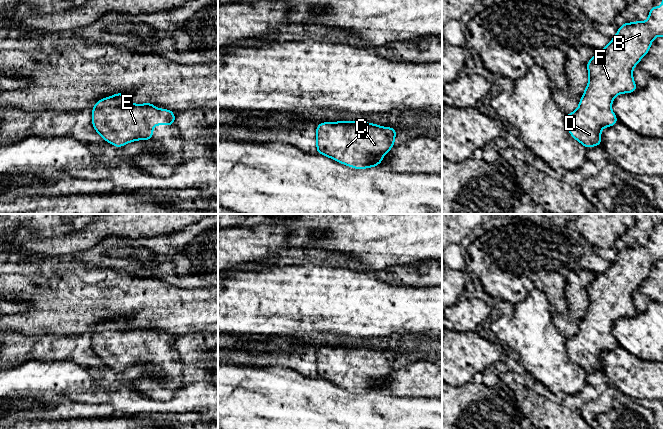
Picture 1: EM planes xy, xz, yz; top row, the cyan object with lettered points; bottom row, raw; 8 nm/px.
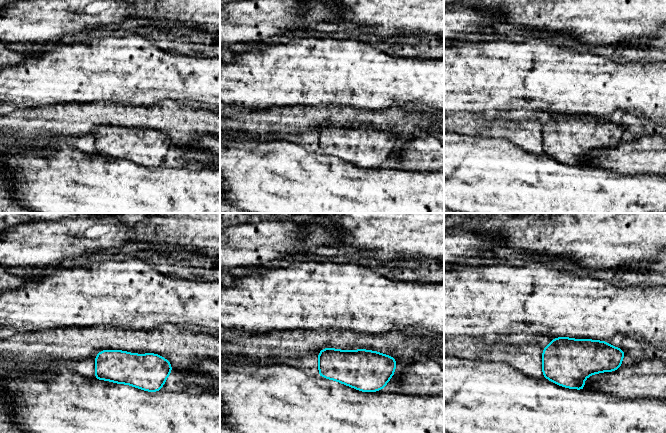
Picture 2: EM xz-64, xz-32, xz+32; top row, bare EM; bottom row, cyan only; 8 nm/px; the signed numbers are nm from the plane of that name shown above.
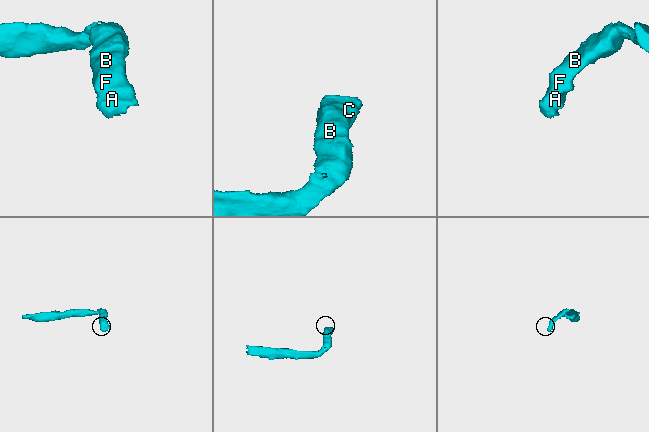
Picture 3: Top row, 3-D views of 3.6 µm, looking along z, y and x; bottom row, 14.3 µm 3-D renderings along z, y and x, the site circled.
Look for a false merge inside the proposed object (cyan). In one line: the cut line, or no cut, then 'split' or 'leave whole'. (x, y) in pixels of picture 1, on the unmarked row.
no cut; leave whole

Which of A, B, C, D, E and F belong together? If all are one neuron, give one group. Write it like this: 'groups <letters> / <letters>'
groups A B C D E F

